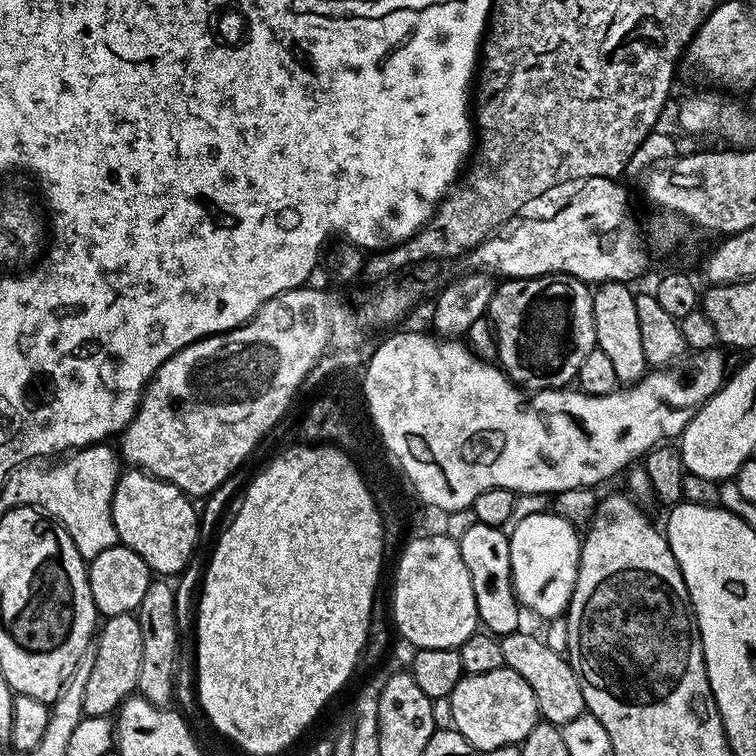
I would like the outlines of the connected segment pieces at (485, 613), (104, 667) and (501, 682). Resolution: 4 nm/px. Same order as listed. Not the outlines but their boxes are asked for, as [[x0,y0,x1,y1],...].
[[458,524,521,638],[82,612,142,717],[449,667,540,753]]

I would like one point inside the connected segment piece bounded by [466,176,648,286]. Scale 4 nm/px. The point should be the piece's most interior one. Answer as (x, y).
(593, 238)

